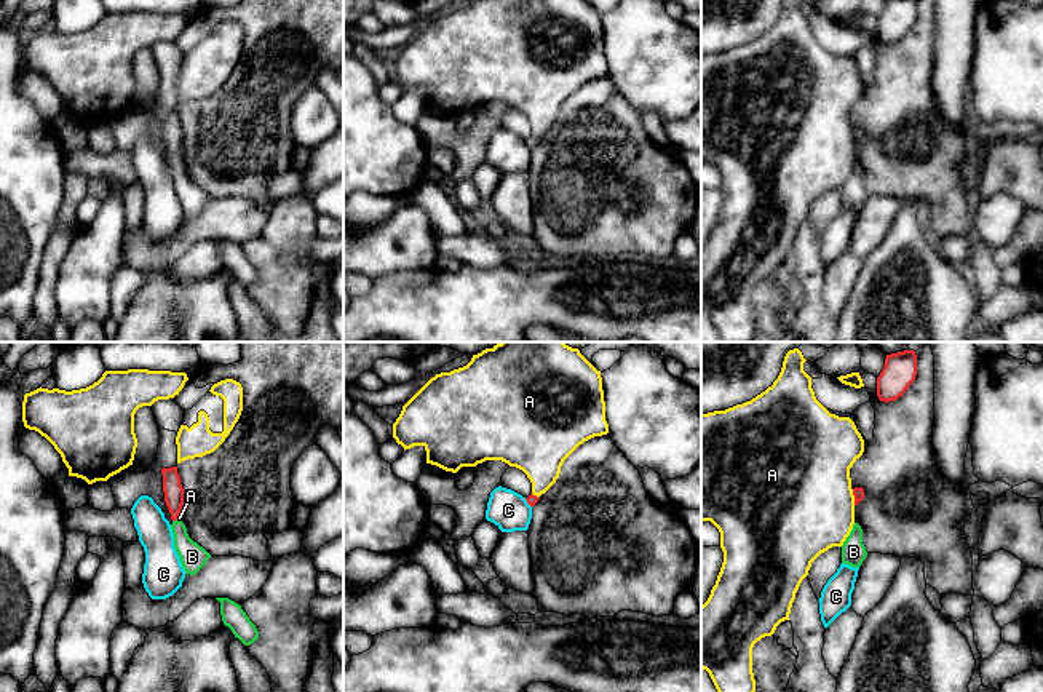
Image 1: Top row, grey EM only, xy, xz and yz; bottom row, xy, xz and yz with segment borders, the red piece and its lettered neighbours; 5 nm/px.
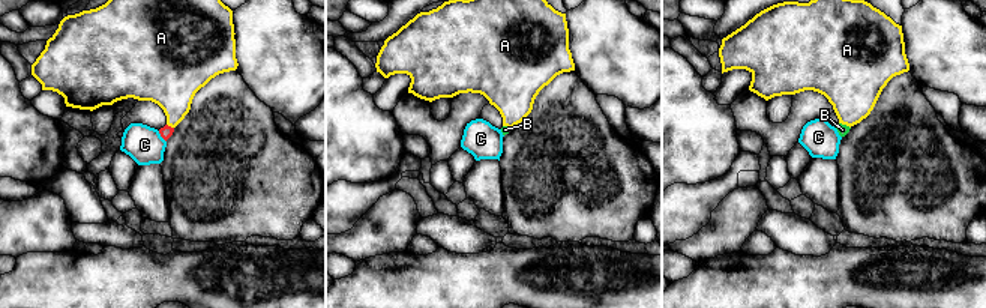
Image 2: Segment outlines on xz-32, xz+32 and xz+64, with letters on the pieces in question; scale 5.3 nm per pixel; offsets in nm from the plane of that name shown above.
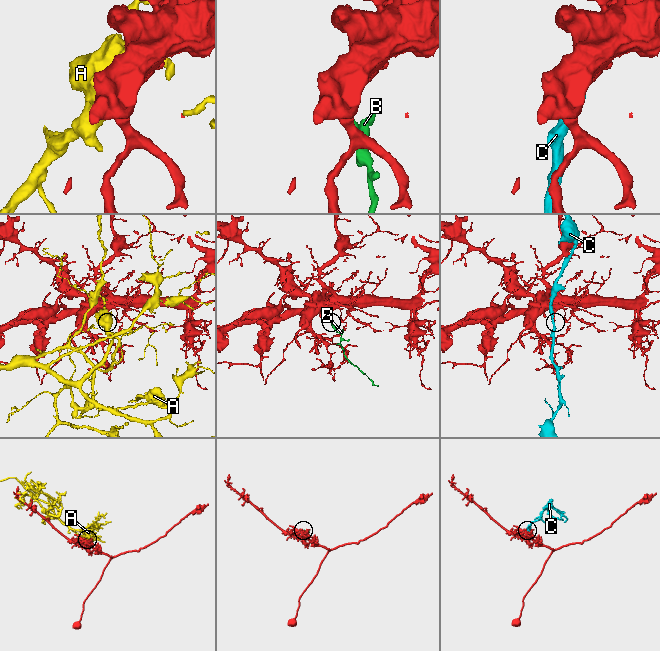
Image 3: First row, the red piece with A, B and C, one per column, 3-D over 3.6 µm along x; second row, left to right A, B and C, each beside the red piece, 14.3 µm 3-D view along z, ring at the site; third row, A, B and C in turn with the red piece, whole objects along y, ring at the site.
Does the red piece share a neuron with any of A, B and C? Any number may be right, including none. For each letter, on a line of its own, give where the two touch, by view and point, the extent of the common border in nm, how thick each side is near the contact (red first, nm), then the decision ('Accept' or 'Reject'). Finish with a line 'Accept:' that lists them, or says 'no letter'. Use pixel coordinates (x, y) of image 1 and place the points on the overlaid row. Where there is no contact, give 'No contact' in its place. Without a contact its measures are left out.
A: Touches red at yz (855, 497). Shared border 80 nm. Thickness 60 nm (red) against 480 nm. Reject
B: Touches red at xy (174, 520). Shared border 30 nm. Thickness 100 nm (red) against 130 nm. Accept
C: Touches red at xz (527, 502). Shared border 60 nm. Thickness 50 nm (red) against 200 nm. Reject
Accept: B

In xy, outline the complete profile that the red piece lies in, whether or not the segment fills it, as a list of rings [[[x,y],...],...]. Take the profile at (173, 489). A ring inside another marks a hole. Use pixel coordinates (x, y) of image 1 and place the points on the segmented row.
[[[177,467],[161,468],[161,475],[165,502],[173,519],[174,548],[185,574],[195,575],[208,563],[211,555],[188,537],[185,524],[177,519],[184,505],[184,487]]]

